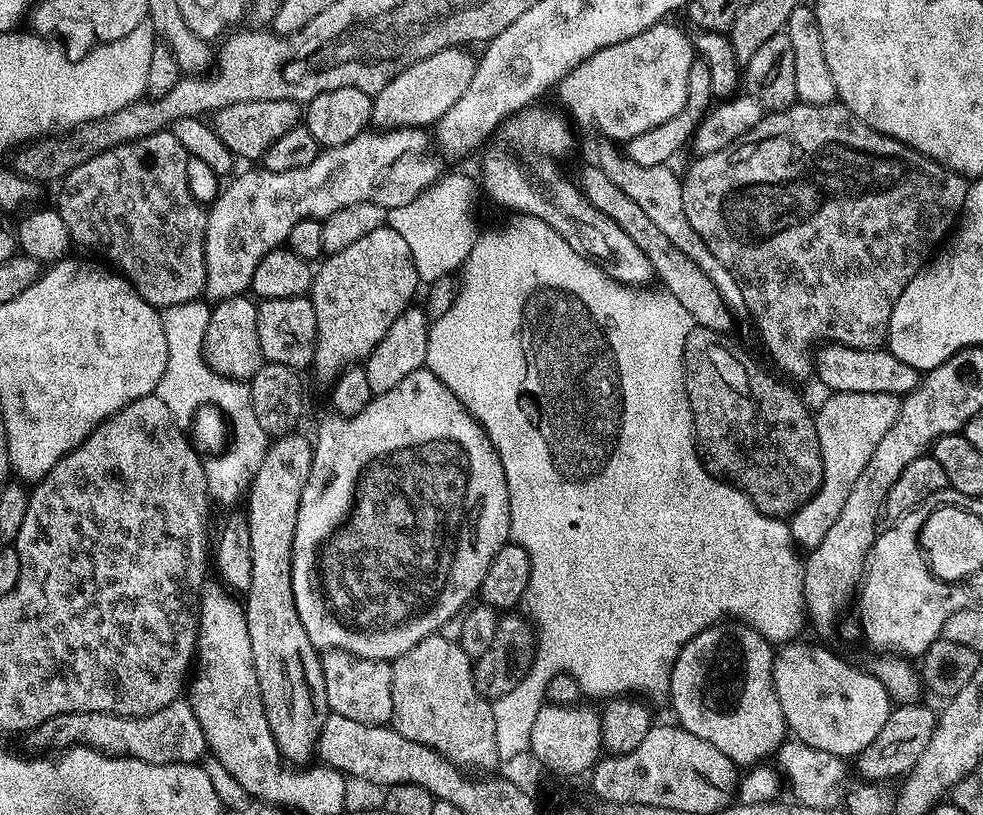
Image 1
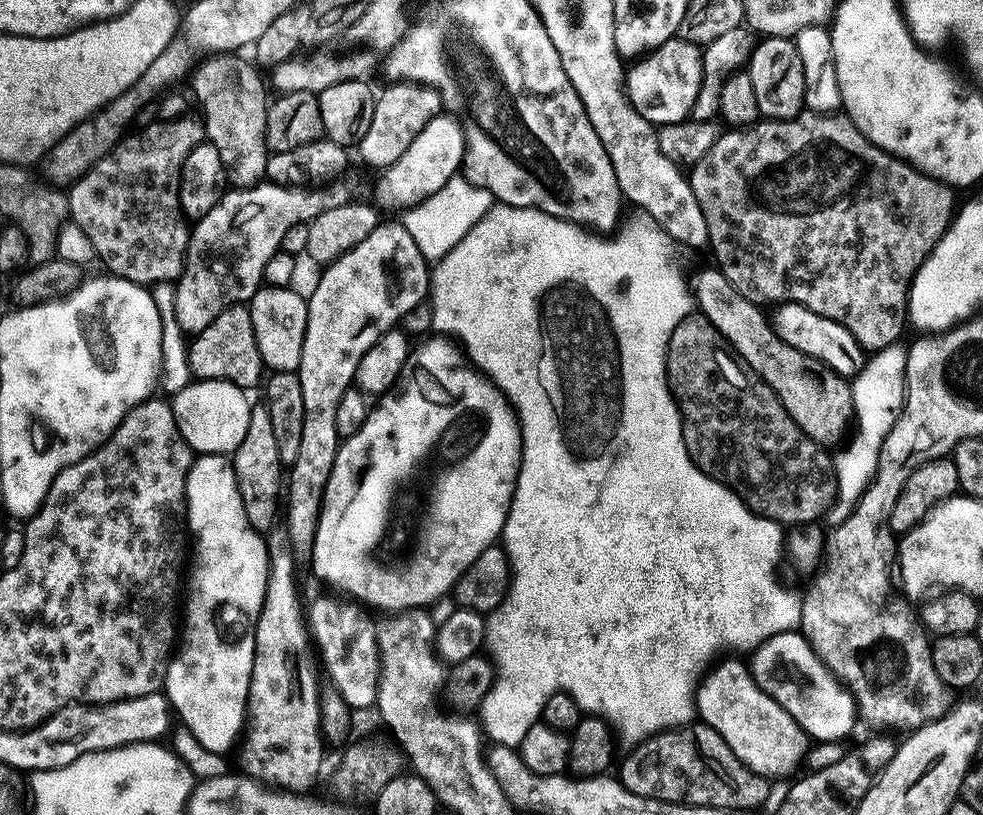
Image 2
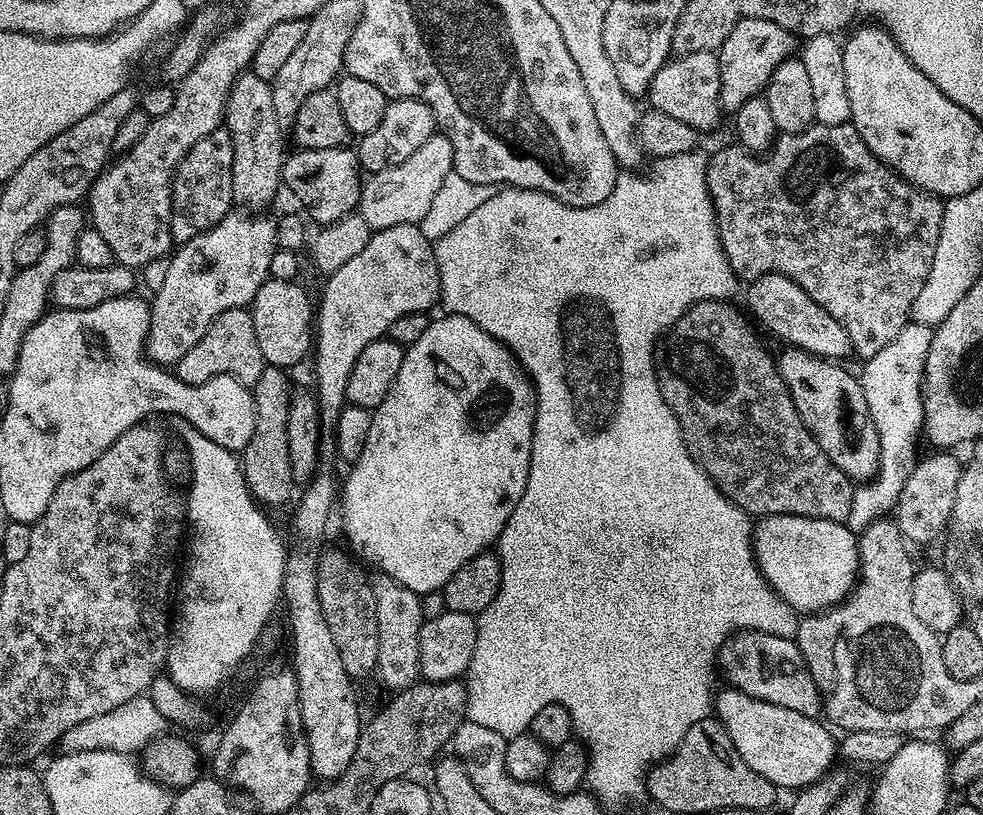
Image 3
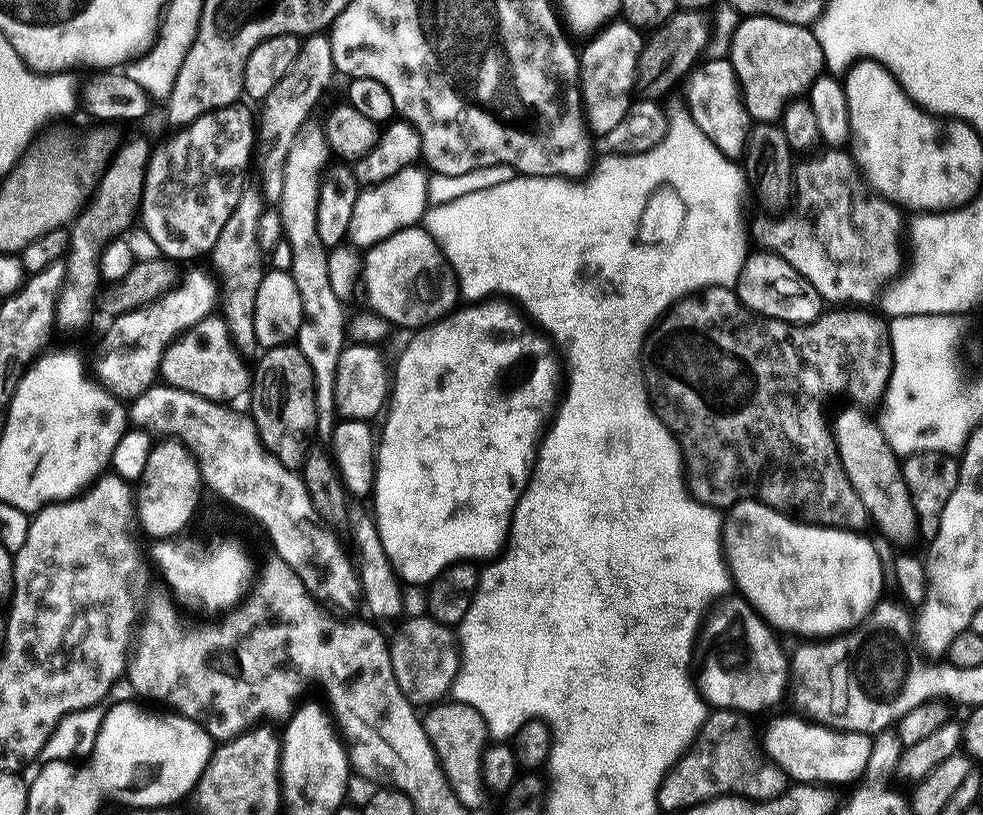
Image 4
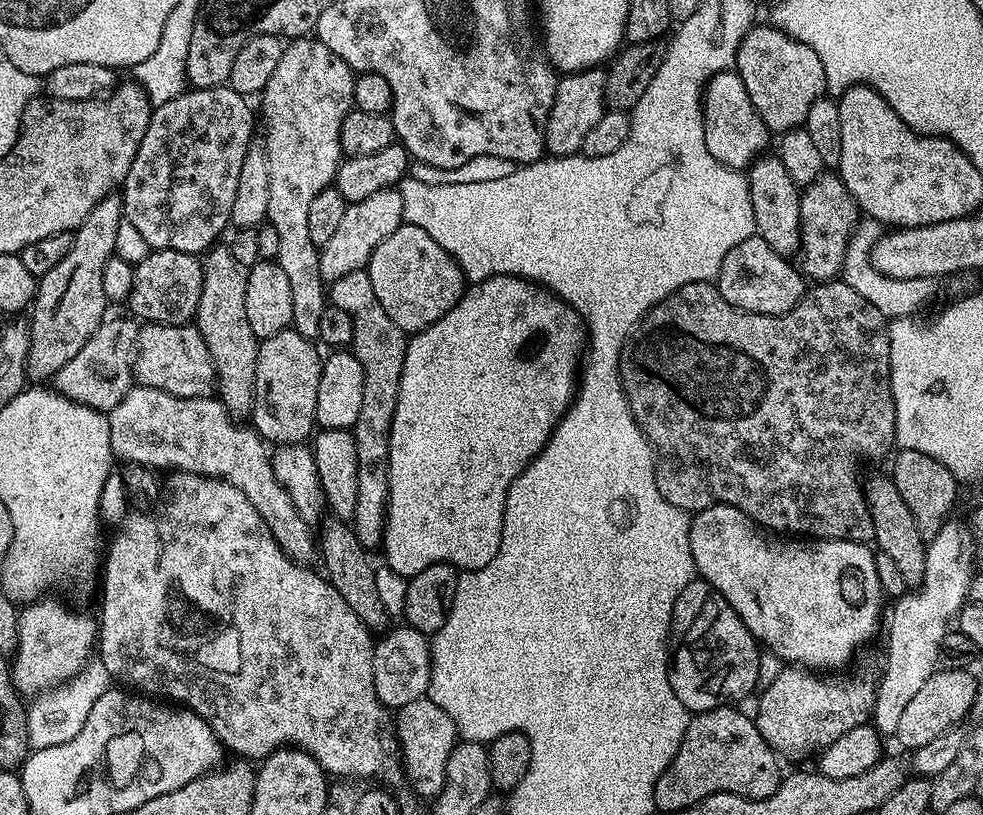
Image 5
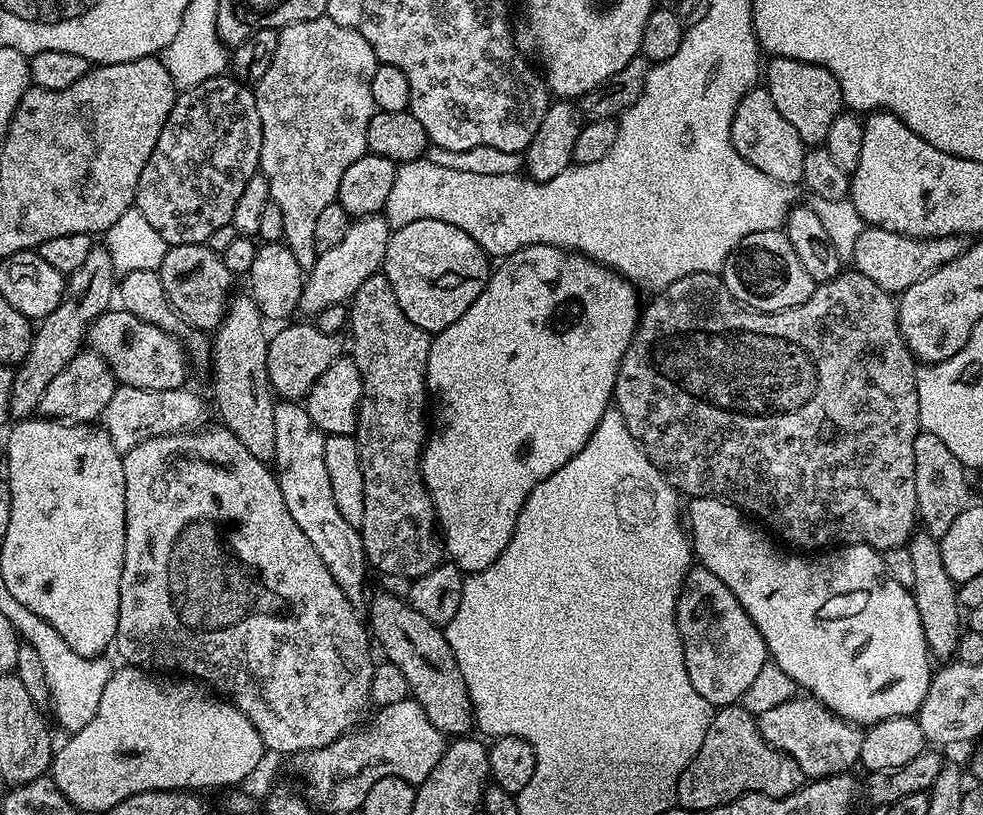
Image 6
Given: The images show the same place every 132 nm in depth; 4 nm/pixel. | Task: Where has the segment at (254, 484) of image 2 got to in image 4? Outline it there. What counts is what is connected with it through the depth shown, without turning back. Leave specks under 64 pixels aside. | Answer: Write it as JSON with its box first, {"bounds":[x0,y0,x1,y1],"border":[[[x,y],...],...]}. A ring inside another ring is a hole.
{"bounds":[250,343,316,470],"border":[[[295,343],[266,348],[259,354],[260,361],[254,364],[252,372],[250,418],[256,424],[265,451],[282,466],[296,470],[304,463],[308,435],[311,437],[316,427],[314,378],[309,363],[302,358],[302,350]]]}

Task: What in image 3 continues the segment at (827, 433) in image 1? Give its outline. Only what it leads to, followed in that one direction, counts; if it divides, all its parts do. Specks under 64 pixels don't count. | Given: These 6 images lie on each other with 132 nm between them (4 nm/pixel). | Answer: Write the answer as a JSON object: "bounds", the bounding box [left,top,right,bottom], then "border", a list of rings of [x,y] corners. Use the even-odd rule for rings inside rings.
{"bounds":[847,322,933,533],"border":[[[909,322],[905,324],[890,342],[874,354],[863,365],[864,373],[858,379],[866,394],[866,406],[870,410],[870,418],[878,430],[880,443],[880,471],[875,477],[861,483],[852,494],[852,509],[847,518],[849,530],[854,533],[863,532],[866,526],[881,519],[880,504],[895,505],[896,494],[902,490],[905,476],[914,470],[918,453],[916,439],[919,441],[924,427],[924,363],[930,350],[933,329],[926,324]]]}

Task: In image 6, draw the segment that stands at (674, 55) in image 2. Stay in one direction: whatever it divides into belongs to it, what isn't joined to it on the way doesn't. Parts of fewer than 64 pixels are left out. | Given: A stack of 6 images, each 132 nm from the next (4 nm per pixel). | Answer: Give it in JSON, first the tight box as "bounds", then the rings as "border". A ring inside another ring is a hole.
{"bounds":[732,87,806,186],"border":[[[767,87],[751,88],[742,102],[738,102],[732,123],[732,145],[746,158],[746,162],[750,162],[750,166],[762,170],[762,174],[770,174],[770,178],[779,184],[795,186],[803,181],[806,146],[802,138],[798,138],[798,130],[794,130],[794,126],[782,118],[778,106],[774,106],[774,98],[770,98]]]}

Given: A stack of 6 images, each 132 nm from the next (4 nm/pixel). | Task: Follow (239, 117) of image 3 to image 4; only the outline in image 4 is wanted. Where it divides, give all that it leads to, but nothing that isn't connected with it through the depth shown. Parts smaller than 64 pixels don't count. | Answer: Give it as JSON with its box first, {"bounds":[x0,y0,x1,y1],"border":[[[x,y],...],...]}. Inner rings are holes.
{"bounds":[210,186,266,350],"border":[[[245,186],[241,189],[238,206],[234,206],[234,214],[230,214],[226,226],[222,226],[222,234],[218,234],[218,242],[214,242],[210,253],[210,259],[220,270],[218,274],[222,279],[222,315],[228,324],[232,340],[241,350],[257,347],[254,301],[258,298],[258,286],[262,286],[266,271],[266,253],[258,246],[258,218],[262,218],[265,207],[264,194],[259,187]]]}

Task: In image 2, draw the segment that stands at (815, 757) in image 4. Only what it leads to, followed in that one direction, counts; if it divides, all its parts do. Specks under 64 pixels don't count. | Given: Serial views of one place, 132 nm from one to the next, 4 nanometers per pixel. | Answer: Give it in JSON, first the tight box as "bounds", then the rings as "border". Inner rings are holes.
{"bounds":[695,660,810,778],"border":[[[722,660],[699,681],[695,694],[699,719],[710,725],[721,736],[726,746],[734,750],[736,757],[751,772],[769,778],[790,775],[799,764],[801,766],[802,761],[807,757],[810,747],[809,736],[796,725],[789,712],[782,710],[782,706],[778,706],[778,702],[774,702],[770,694],[766,694],[757,686],[756,680],[752,677],[752,669],[745,661],[743,664],[740,660]]]}

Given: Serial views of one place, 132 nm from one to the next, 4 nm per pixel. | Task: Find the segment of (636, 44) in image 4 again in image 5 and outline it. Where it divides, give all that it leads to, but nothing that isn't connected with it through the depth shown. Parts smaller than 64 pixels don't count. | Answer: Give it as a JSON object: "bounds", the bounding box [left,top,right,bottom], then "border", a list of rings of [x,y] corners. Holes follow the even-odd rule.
{"bounds":[546,67,610,157],"border":[[[603,67],[588,68],[584,72],[568,74],[556,87],[556,106],[548,116],[546,144],[553,157],[575,156],[585,151],[590,132],[606,113],[606,101],[610,96],[610,76]]]}

